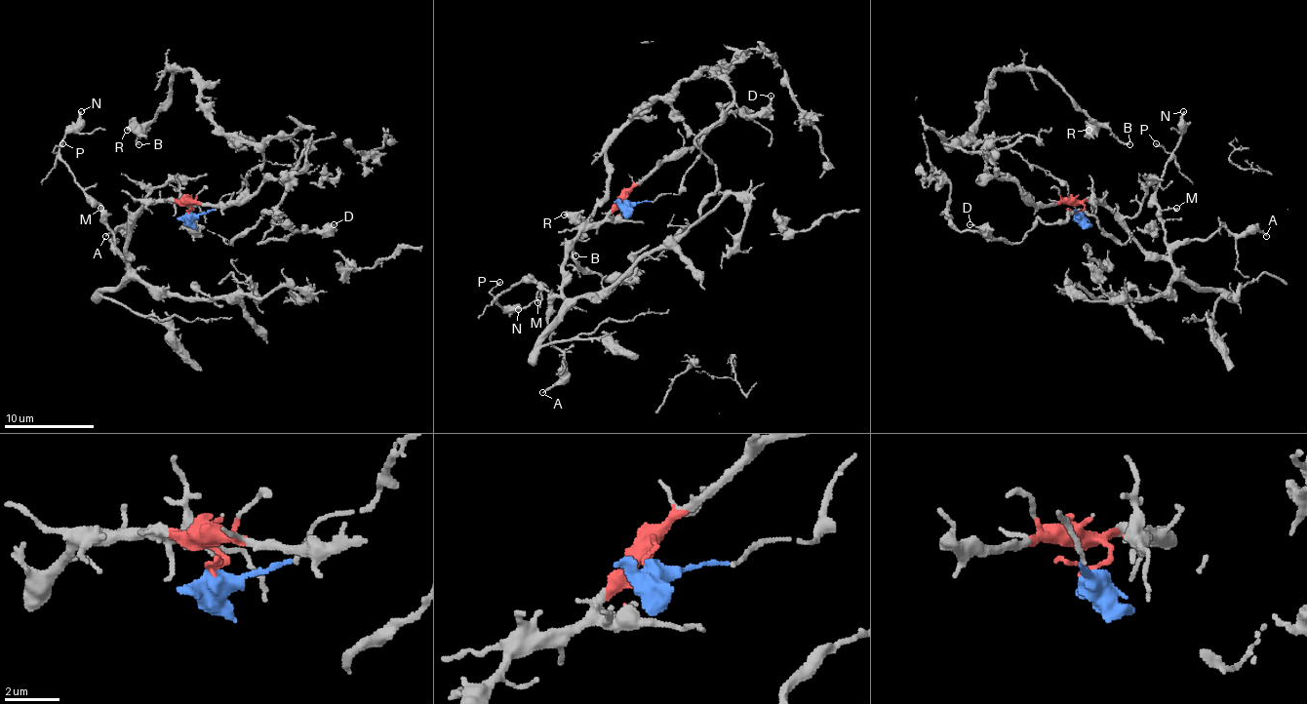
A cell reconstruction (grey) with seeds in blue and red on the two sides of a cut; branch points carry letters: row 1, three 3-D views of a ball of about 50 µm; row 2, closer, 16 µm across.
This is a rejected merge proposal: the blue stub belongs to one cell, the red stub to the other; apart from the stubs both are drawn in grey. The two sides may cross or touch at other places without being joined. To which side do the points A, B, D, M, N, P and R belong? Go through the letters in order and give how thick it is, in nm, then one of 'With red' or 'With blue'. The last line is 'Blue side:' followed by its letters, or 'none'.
A: Thickness 150 nm. With red
B: Thickness 130 nm. With blue
D: Thickness 130 nm. With blue
M: Thickness 180 nm. With red
N: Thickness 220 nm. With red
P: Thickness 140 nm. With red
R: Thickness 650 nm. With blue
Blue side: B, D, R

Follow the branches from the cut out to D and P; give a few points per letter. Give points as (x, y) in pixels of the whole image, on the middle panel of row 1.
D: (625, 203), (679, 194), (699, 153), (673, 106), (684, 80), (748, 49), (715, 73), (748, 115), (771, 96)
P: (625, 203), (628, 207), (613, 210), (572, 241), (561, 293), (521, 281), (494, 296), (490, 293), (500, 281)

